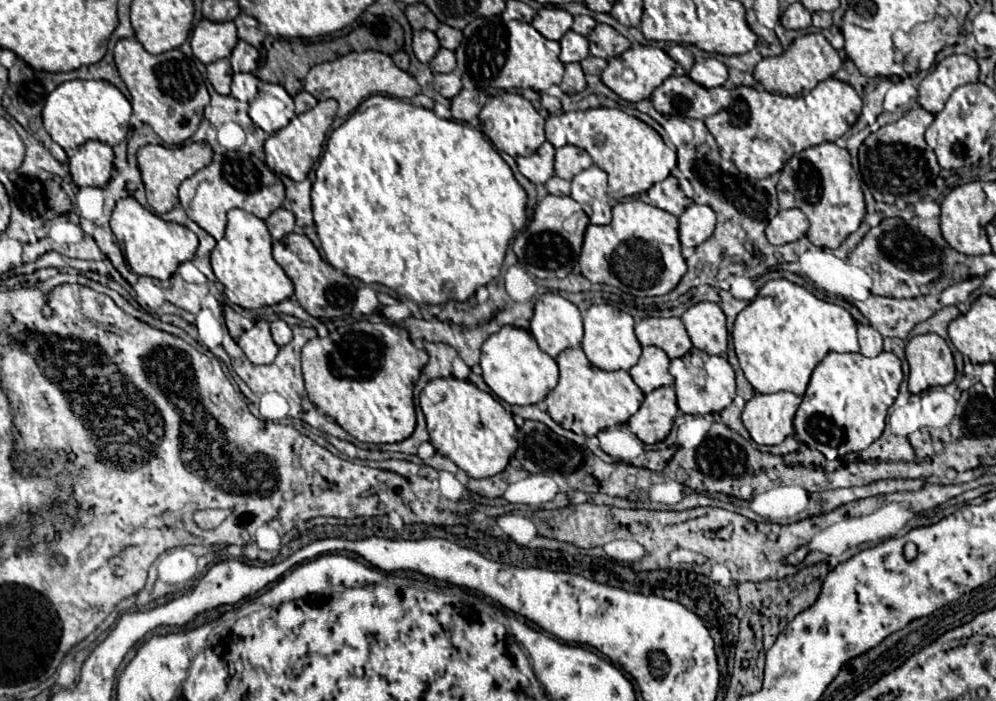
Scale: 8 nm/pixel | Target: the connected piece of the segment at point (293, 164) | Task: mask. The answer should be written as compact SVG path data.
M321 100L315 108L295 116L295 120L291 120L291 124L287 124L285 128L281 128L275 134L271 134L264 143L267 166L273 172L285 174L285 176L289 176L295 182L307 178L307 174L314 167L315 160L321 154L321 148L323 148L327 130L333 124L335 112L337 112L337 102L335 100Z

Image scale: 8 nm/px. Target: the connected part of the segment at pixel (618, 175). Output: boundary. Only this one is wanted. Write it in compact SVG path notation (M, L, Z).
M591 108L585 112L565 112L545 120L545 136L555 148L573 144L583 148L593 158L593 164L607 172L607 194L615 200L647 192L653 184L663 182L677 166L675 150L671 150L661 136L635 116L615 108Z

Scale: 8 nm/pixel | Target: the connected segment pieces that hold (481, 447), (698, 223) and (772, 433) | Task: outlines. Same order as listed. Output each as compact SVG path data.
M437 378L431 380L423 392L419 394L419 404L427 420L427 430L431 436L431 444L435 450L449 460L453 460L461 470L465 470L471 478L489 478L499 474L507 464L509 458L513 456L517 448L517 440L513 438L517 434L517 426L513 422L511 412L507 412L499 400L495 400L489 392L479 390L475 384L467 380L457 380L457 378Z
M691 204L679 216L679 240L681 246L699 246L715 230L715 212L709 206Z
M775 392L775 394L755 394L743 410L743 424L749 436L757 444L781 444L787 436L793 436L793 416L801 404L801 398L793 392Z

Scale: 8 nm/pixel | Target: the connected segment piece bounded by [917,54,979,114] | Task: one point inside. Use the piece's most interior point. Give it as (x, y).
(954, 71)

